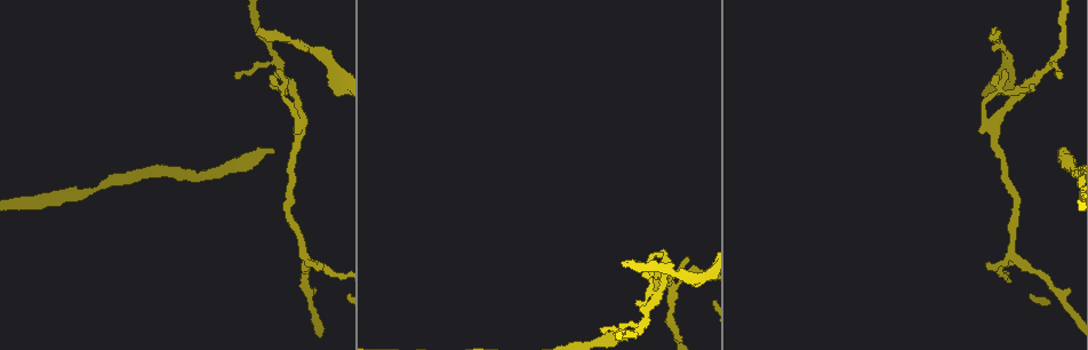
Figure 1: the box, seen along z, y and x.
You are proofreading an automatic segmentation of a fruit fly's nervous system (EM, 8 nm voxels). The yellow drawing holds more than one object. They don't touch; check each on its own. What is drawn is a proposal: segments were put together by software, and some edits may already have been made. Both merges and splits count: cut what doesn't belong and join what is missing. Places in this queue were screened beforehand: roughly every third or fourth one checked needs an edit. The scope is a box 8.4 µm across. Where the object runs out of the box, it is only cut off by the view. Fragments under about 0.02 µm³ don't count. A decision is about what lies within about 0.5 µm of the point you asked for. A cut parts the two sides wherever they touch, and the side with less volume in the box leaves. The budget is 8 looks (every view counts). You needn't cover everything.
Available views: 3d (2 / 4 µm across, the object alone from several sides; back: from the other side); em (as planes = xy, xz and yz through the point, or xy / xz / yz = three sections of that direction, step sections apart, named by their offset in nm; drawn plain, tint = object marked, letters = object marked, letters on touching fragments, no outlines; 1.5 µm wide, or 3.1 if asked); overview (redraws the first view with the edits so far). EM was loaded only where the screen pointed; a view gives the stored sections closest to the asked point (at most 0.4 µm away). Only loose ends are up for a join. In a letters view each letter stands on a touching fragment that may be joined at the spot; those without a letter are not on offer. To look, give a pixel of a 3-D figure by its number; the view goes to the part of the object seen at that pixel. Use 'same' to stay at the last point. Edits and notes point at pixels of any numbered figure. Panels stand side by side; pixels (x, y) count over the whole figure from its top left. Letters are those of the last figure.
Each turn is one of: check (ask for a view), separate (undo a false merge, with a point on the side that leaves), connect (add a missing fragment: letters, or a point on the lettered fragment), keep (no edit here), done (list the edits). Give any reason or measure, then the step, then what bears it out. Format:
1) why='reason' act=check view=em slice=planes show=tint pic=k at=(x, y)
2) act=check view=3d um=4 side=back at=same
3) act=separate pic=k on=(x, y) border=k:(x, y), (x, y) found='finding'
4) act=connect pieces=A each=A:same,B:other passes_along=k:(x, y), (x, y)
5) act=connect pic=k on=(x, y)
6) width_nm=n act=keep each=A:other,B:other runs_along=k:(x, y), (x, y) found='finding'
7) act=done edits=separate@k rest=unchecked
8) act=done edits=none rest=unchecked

why='sudden change in width' act=check view=3d um=2 side=back pic=1 at=(1015, 259)

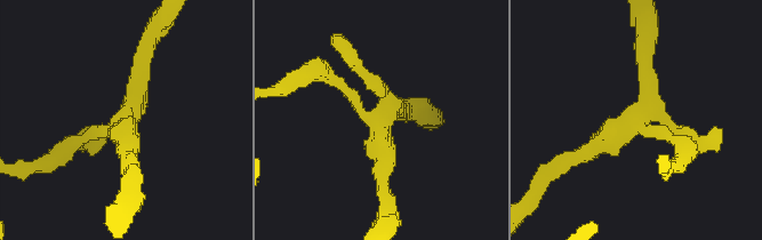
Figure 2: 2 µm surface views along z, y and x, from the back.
arms=3 act=check view=em um=3.1 slice=planes show=letters pic=2 at=(130, 114)

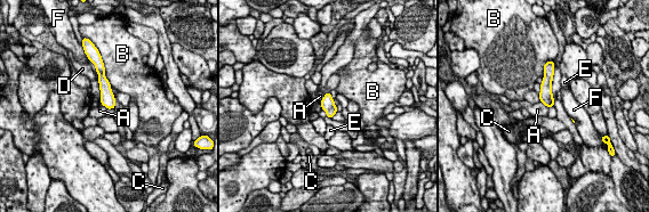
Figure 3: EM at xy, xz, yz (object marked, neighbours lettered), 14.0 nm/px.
longest_contact=D:340nm act=keep each=A:other,B:other,C:other,D:other,E:other,F:other border=3:(539, 100), (547, 107) found='continuous, no second neuron'

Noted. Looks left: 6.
act=check view=3d um=4 pic=1 at=(272, 152)

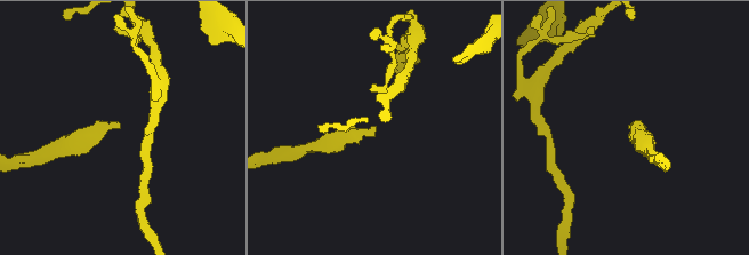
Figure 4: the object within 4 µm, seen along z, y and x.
why='need the tissue' act=check view=em slice=planes show=letters pic=4 at=(376, 127)

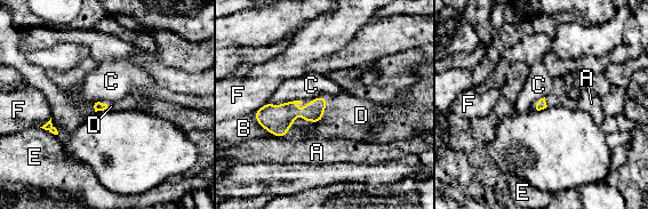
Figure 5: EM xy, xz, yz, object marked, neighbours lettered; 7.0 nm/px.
longest_contact=B:240nm act=connect pieces=D each=A:other,B:other,C:other,D:same,E:other,F:other passes_along=5:(313, 111), (324, 110), (358, 114) found='it goes on there'

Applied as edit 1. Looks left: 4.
why='branch stops here' act=check view=em slice=yz step=4 show=letters pic=1 at=(990, 33)

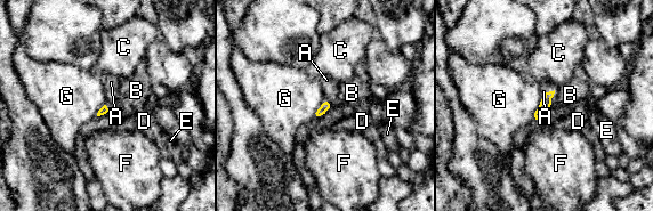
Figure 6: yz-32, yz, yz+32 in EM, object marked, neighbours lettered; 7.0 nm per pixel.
why='another direction' act=check view=em slice=planes show=letters at=same

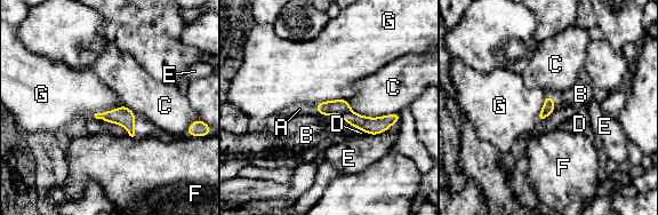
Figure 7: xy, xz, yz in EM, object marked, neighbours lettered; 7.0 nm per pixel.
act=connect pieces=A each=A:same,B:other,C:other,D:other,E:other,F:other,G:other found='the neuron continues'

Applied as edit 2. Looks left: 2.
act=done edits=connect@5,connect@7 rest=unchecked

